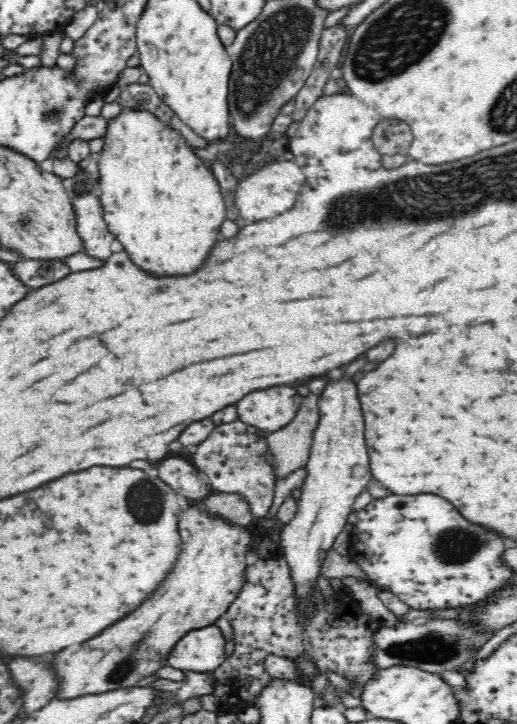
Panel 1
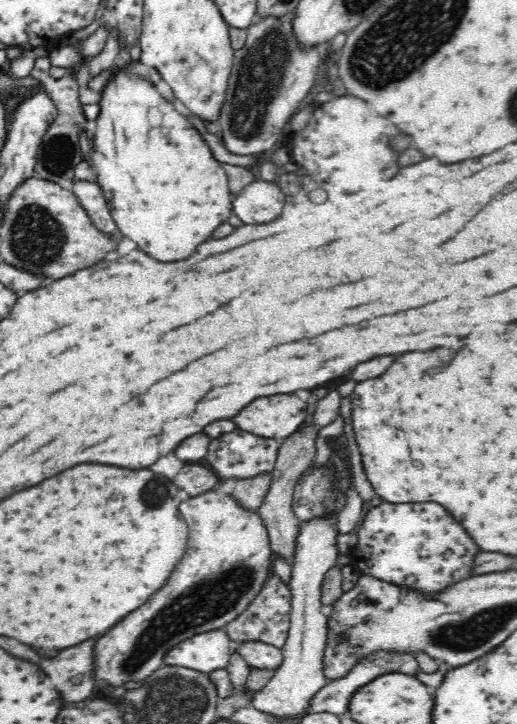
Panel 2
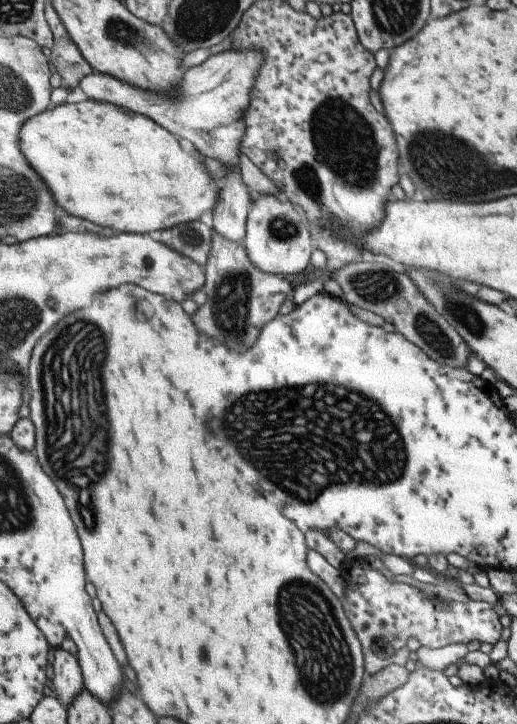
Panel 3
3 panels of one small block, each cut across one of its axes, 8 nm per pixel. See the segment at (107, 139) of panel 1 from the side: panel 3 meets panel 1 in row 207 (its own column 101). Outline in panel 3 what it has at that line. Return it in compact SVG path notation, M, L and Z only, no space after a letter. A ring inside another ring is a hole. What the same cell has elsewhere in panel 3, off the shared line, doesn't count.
M91 99L64 102L27 118L19 128L19 150L21 148L27 164L31 164L39 178L51 188L57 206L71 216L85 218L117 232L153 232L197 220L203 212L213 209L221 185L221 181L213 182L205 172L199 154L183 152L179 142L153 120Z

